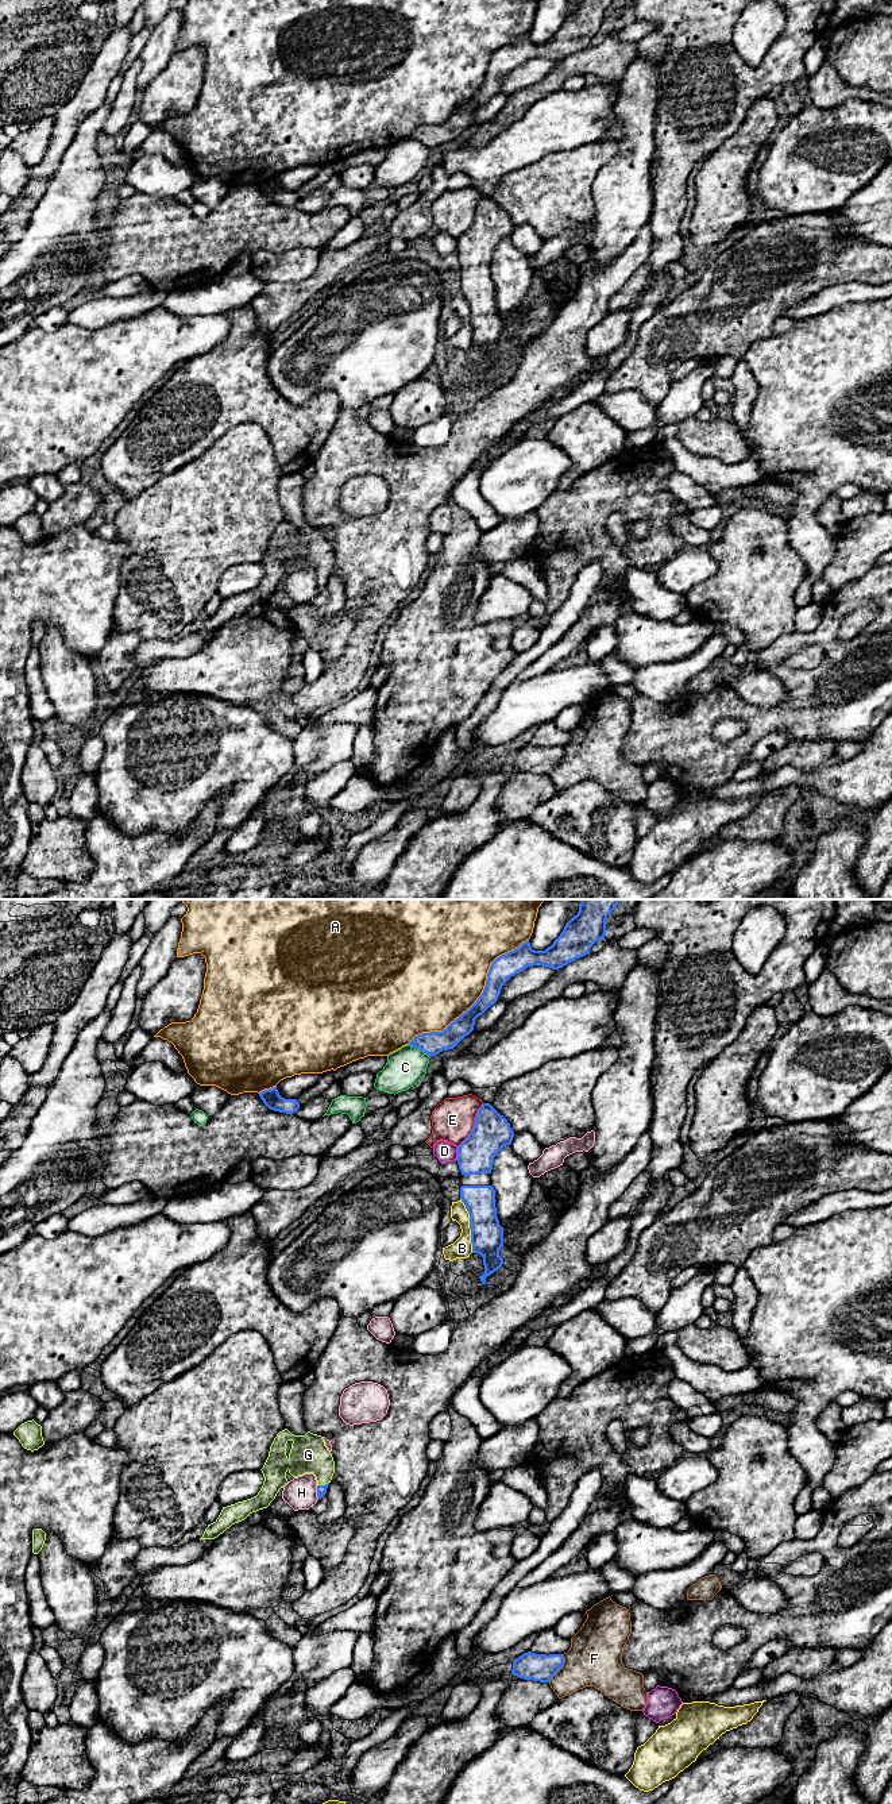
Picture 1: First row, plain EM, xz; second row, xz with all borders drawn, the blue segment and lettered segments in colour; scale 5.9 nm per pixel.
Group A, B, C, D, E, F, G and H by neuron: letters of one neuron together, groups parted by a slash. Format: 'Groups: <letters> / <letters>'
Groups: A / B / C / D / E / F / G / H

